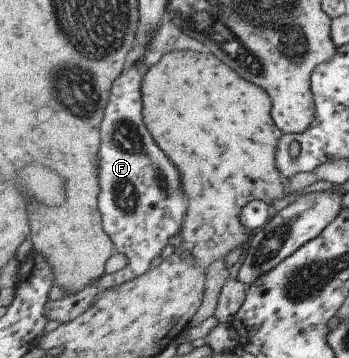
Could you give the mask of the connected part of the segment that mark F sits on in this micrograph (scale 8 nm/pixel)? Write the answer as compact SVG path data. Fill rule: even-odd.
M136 60L134 64L128 65L123 74L115 81L111 100L102 122L102 145L99 153L99 176L102 188L99 208L103 217L103 228L113 241L116 252L123 253L128 258L127 264L119 271L104 275L98 285L99 288L86 288L80 294L74 294L70 298L48 300L46 302L46 316L50 321L60 322L60 325L72 322L78 316L84 315L107 289L138 279L141 275L149 272L154 267L154 258L160 256L160 252L170 246L172 236L181 232L189 212L190 198L183 182L182 172L164 153L164 150L154 142L154 138L142 118L143 97L142 90L140 90L140 84L142 84L140 64L144 64L144 61L138 63Z

